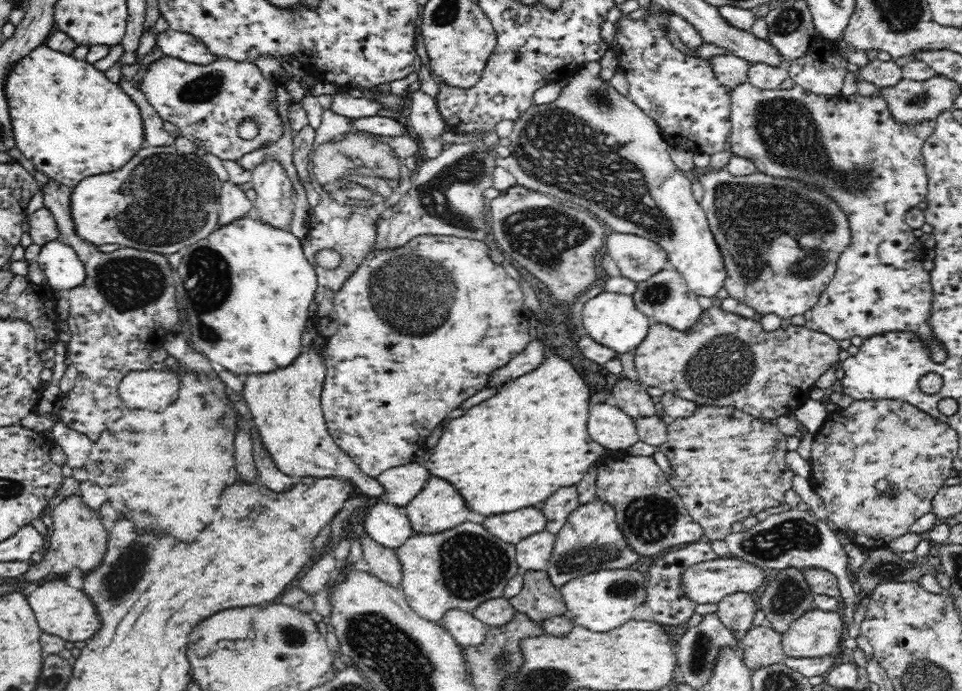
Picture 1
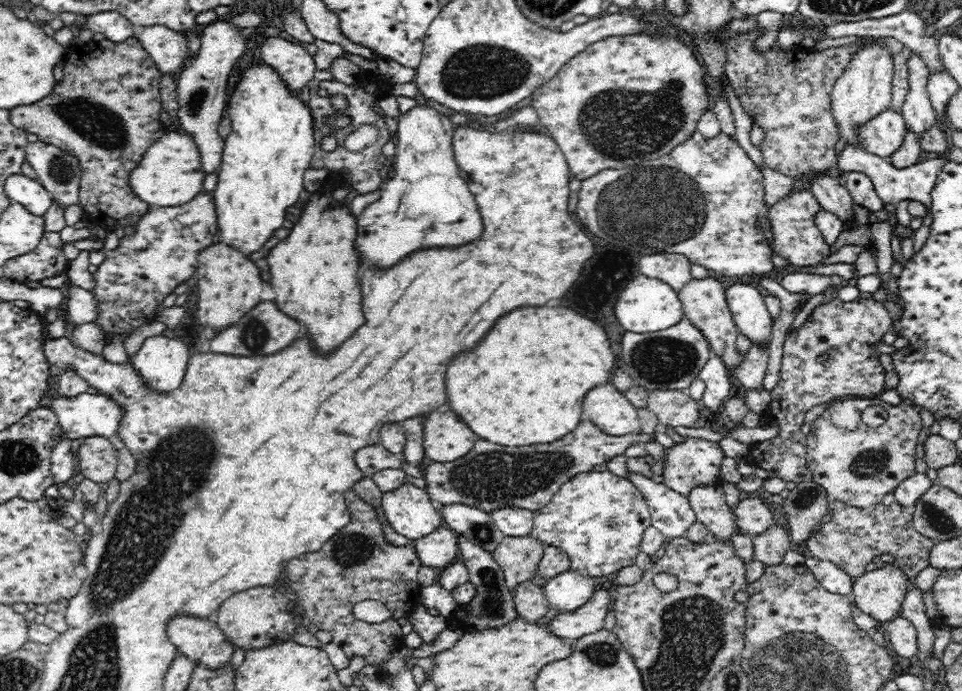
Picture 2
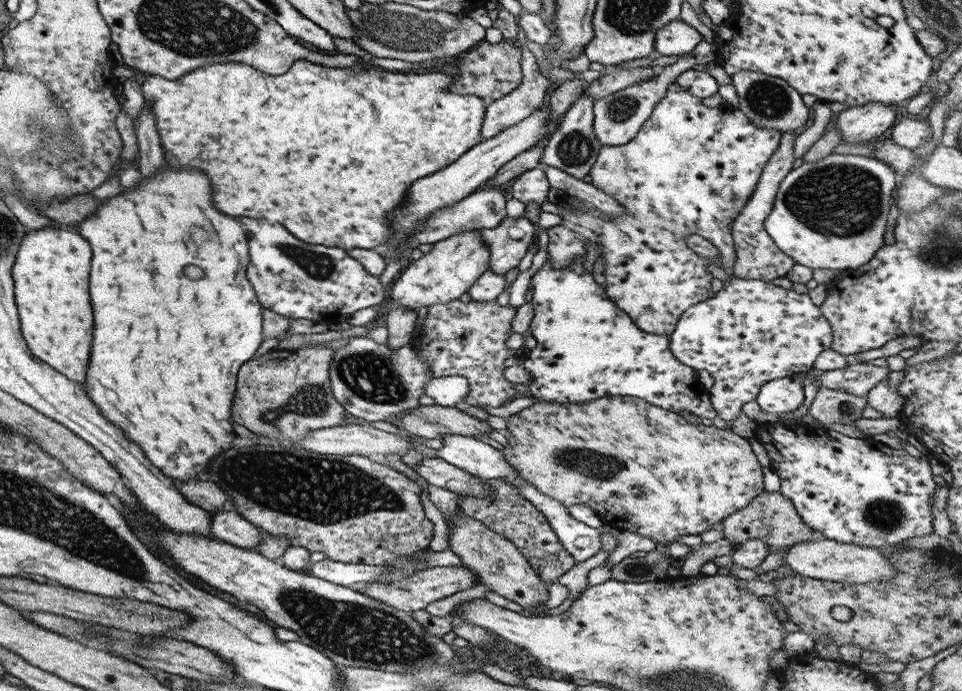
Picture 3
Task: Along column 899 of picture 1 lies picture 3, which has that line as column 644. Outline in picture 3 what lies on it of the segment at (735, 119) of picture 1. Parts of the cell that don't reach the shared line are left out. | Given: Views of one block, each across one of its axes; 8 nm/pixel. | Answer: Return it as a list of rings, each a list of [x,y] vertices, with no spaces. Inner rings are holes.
[[[669,84],[637,134],[626,144],[602,146],[588,171],[591,185],[623,206],[627,213],[611,215],[603,220],[595,216],[595,210],[591,210],[591,207],[587,212],[583,206],[579,208],[562,201],[565,207],[558,215],[561,223],[546,229],[546,260],[551,262],[553,268],[565,268],[571,264],[571,260],[585,257],[585,242],[593,242],[597,246],[598,257],[603,260],[601,276],[607,298],[625,312],[642,332],[669,337],[679,315],[706,299],[709,283],[713,280],[711,273],[705,269],[707,264],[713,264],[713,259],[691,251],[685,238],[691,234],[705,238],[717,250],[719,263],[714,265],[724,270],[732,266],[731,223],[754,192],[759,174],[777,149],[781,135],[769,128],[758,128],[727,101],[721,102],[716,108],[708,108],[701,103],[701,99],[681,86]]]

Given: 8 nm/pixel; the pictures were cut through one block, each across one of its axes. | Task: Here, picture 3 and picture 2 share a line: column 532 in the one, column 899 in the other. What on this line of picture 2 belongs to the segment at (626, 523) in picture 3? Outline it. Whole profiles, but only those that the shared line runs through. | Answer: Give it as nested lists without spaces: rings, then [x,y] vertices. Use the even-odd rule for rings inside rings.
[[[850,397],[835,400],[810,425],[807,434],[806,464],[812,473],[812,481],[824,487],[826,495],[836,501],[856,507],[872,507],[881,502],[886,494],[893,493],[903,480],[916,474],[916,445],[918,435],[923,428],[920,413],[914,407],[901,402],[891,405],[876,397]],[[868,406],[884,406],[889,413],[885,423],[871,428],[862,421],[860,414]]]

